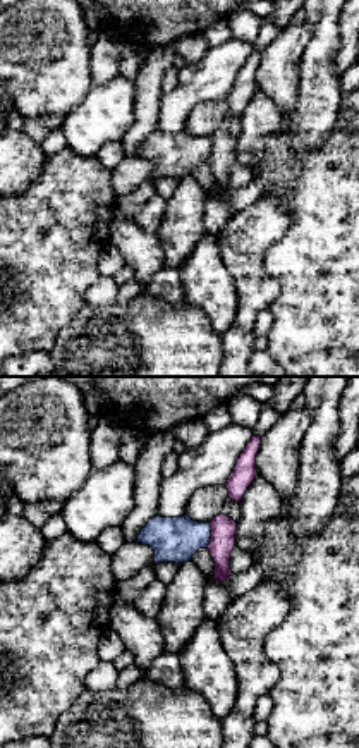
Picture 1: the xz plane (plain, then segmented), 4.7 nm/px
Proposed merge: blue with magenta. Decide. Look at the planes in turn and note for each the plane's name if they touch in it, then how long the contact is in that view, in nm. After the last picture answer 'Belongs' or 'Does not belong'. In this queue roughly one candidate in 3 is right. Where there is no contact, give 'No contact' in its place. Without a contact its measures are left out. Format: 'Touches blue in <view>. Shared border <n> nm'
Touches blue in xz. Shared border 130 nm

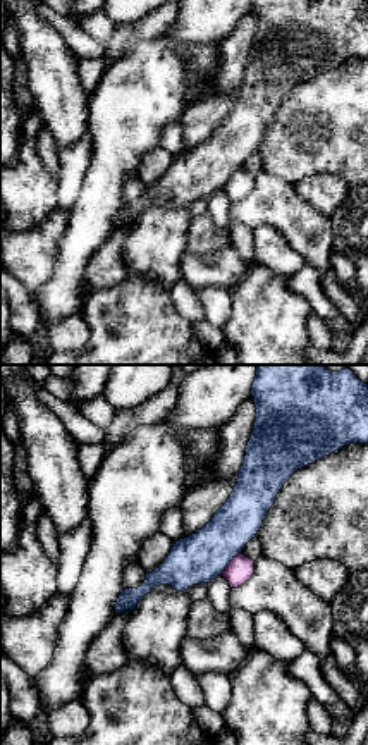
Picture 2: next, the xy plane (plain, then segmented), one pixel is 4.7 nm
Touches blue in xy. Shared border 140 nm

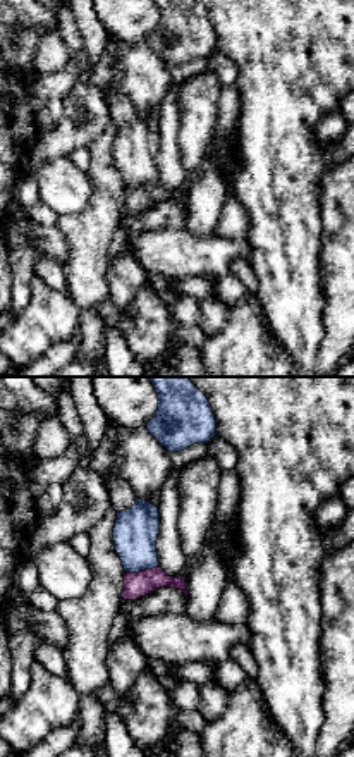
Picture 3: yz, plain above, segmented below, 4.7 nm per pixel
Touches blue in yz. Shared border 170 nm

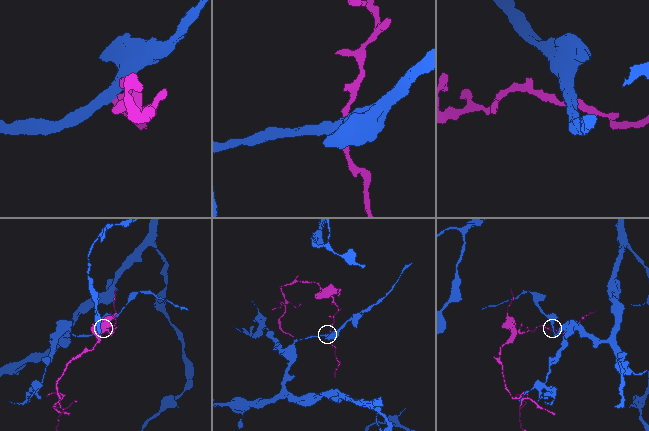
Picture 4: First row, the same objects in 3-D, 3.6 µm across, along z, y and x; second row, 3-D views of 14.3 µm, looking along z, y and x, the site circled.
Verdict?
Does not belong

